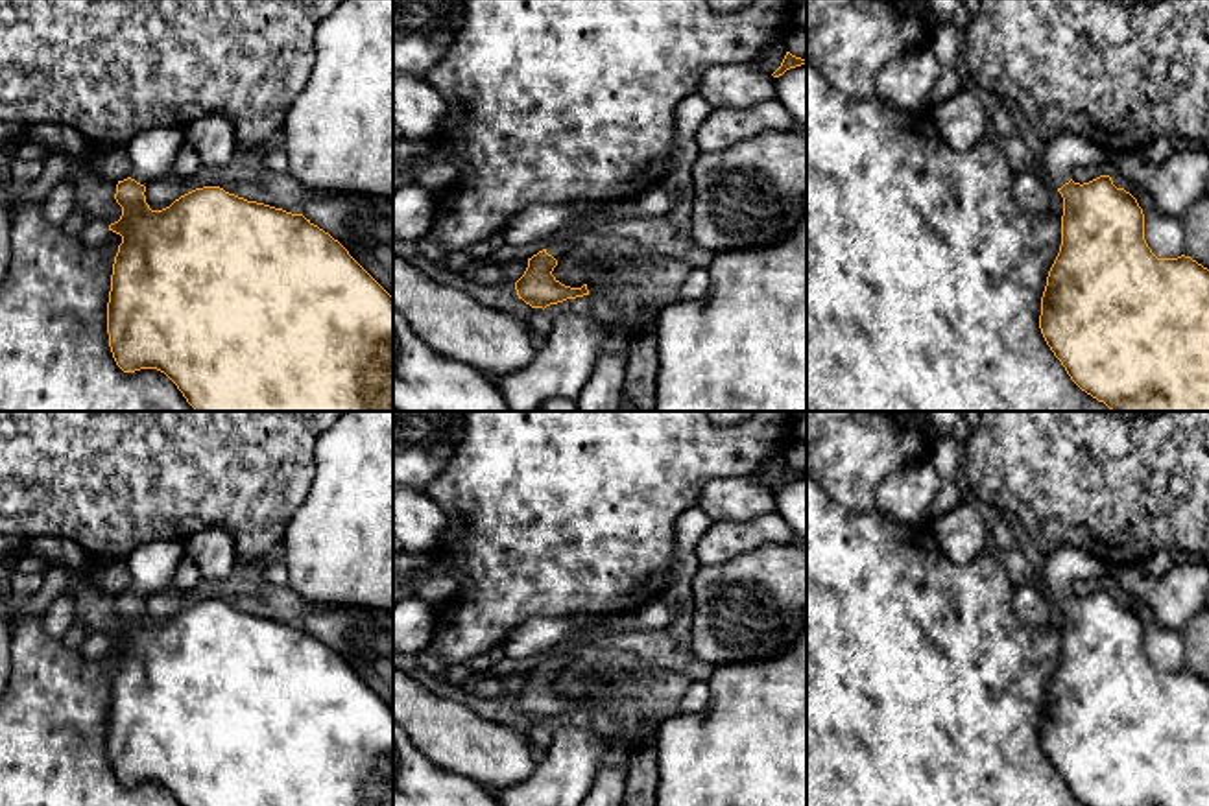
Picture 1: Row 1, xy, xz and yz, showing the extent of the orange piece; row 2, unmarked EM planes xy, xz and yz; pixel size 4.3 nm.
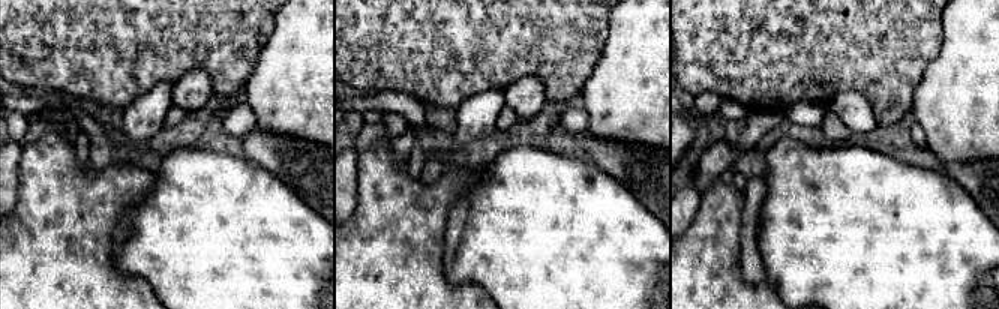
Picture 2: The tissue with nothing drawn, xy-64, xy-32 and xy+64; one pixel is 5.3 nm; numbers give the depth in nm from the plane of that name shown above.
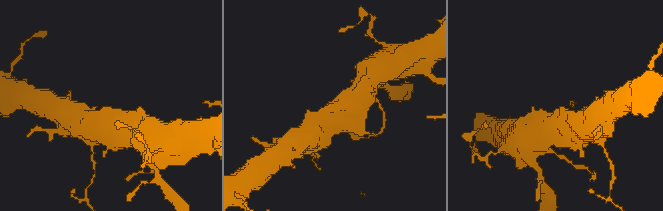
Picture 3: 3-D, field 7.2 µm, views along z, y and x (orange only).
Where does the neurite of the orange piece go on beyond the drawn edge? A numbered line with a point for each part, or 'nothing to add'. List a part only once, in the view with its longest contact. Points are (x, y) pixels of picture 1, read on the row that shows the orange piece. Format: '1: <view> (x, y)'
1: xy (152, 154)

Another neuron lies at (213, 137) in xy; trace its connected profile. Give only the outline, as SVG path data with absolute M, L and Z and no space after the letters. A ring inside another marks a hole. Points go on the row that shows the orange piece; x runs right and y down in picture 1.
M210 113L185 125L185 144L192 146L201 166L225 166L236 149L233 124L220 113Z

